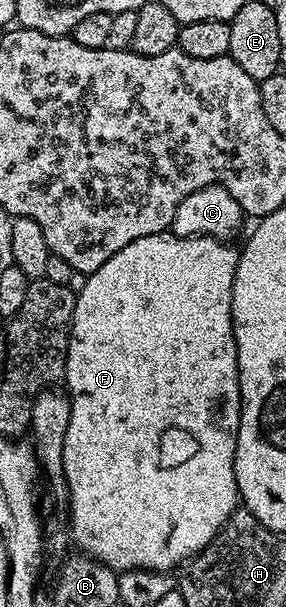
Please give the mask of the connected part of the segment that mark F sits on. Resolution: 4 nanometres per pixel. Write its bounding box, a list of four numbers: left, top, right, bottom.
[63,232,241,572]

